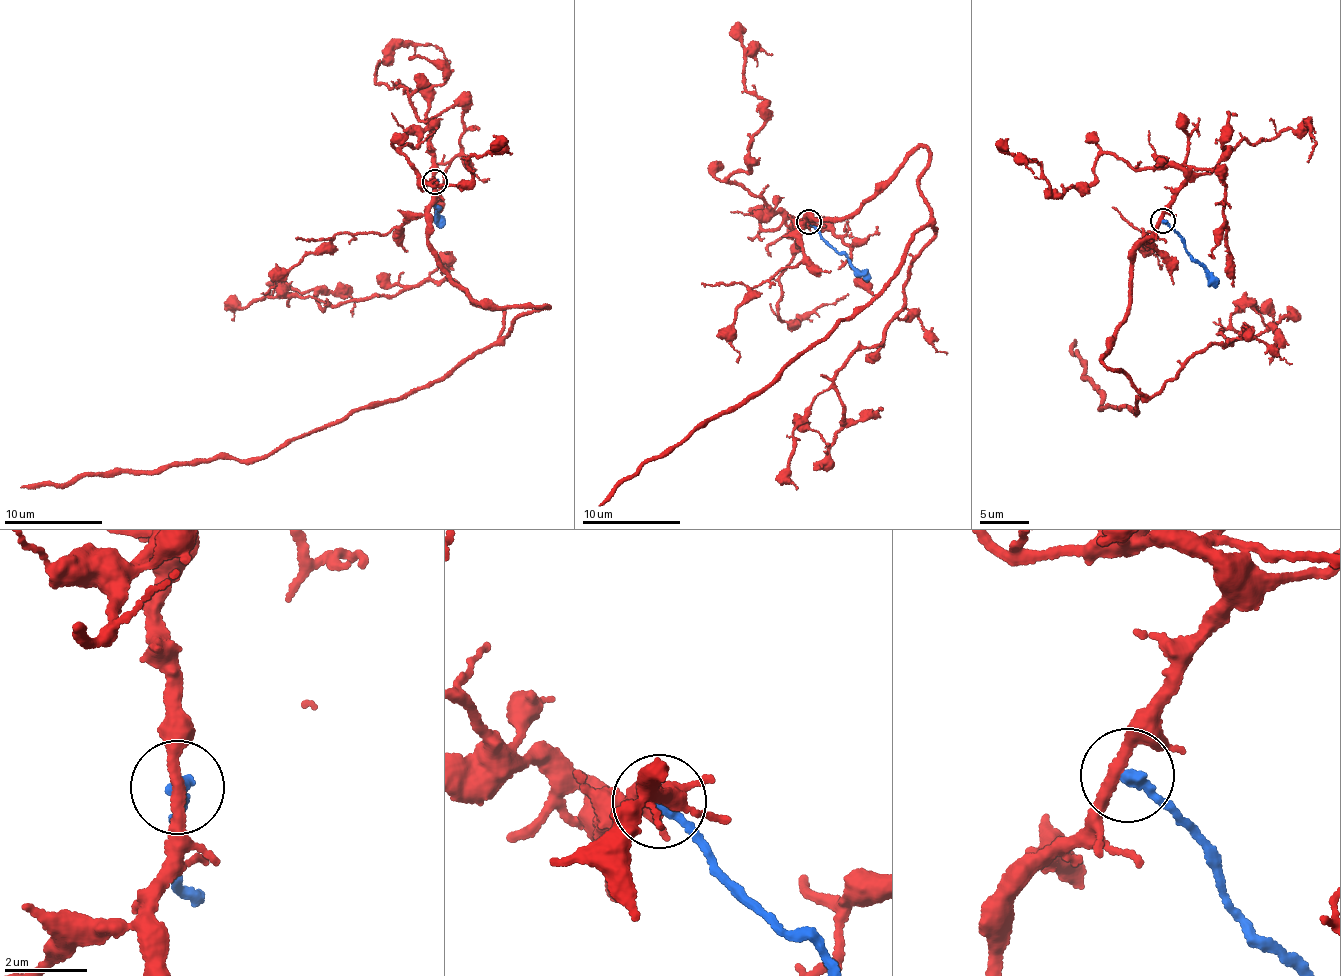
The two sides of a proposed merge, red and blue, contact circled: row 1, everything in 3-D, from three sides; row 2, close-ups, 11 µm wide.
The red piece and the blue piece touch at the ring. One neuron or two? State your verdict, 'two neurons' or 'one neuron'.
two neurons

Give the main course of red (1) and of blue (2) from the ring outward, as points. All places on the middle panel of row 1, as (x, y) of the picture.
1: (808, 220), (839, 221), (923, 146), (928, 224), (913, 232), (879, 294), (758, 392), (645, 459), (598, 505)
2: (808, 222), (870, 280)

